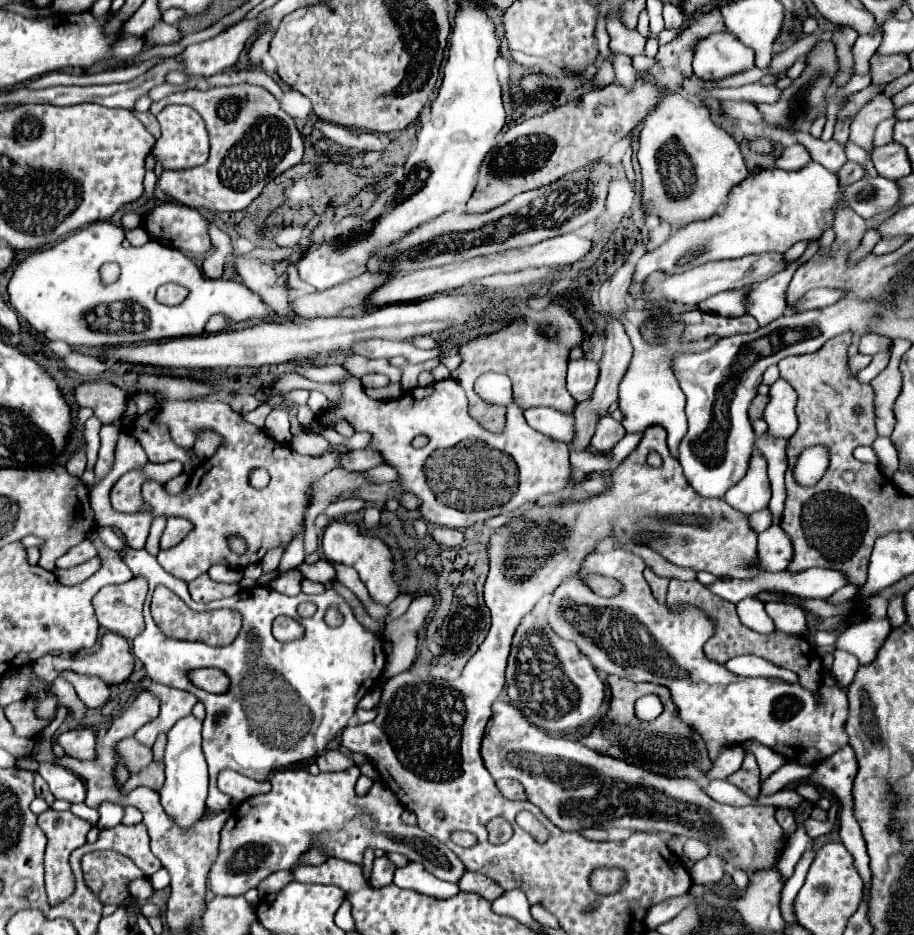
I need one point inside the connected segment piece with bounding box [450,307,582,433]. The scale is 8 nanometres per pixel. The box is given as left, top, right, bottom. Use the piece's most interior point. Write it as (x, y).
(535, 359)

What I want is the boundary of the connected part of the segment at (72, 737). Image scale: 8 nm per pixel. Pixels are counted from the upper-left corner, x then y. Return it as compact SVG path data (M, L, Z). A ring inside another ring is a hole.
M92 727L72 729L58 735L58 743L70 757L76 759L92 759L96 755L96 731Z

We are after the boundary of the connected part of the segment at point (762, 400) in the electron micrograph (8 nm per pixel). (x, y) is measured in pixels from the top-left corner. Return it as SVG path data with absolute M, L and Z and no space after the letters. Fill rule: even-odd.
M756 395L750 403L750 409L748 409L748 417L750 421L756 421L756 419L764 417L764 409L769 402L769 395Z

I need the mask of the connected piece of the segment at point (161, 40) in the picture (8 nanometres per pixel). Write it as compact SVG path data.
M160 21L160 23L158 23L154 29L150 29L144 37L146 37L150 43L154 43L154 45L166 45L166 43L178 41L182 35L180 35L180 31L176 29L176 25L168 25L168 23Z

